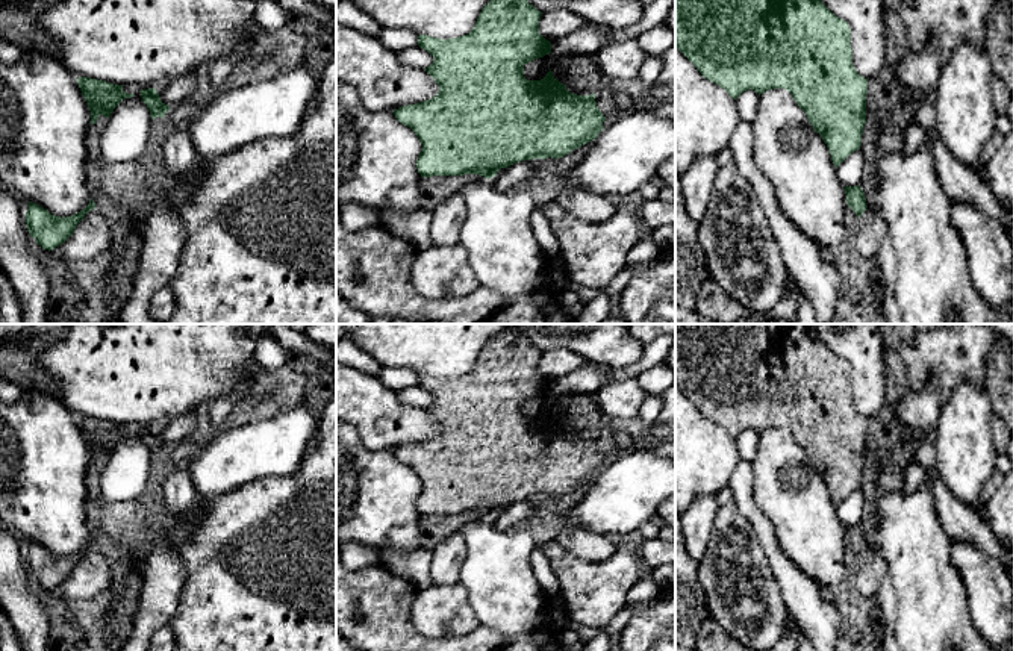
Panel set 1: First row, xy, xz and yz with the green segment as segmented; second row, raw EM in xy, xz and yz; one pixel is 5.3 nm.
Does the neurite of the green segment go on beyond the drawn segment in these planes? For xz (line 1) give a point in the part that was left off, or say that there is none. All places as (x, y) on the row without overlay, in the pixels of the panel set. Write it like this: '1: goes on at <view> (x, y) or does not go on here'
1: does not go on here

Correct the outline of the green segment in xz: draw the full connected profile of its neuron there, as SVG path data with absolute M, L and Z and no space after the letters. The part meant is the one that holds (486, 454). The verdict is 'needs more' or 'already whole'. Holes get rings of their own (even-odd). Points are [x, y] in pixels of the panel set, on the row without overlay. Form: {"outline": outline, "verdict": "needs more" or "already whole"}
{"outline": "M510 329L485 344L468 374L450 378L418 374L418 385L435 397L425 410L439 424L439 431L430 439L401 445L394 454L410 466L422 483L416 500L421 516L478 513L492 518L501 507L516 501L559 498L598 477L606 456L597 445L595 431L591 435L569 431L551 409L541 419L524 416L525 403L551 392L551 382L539 372L541 354L542 351L524 335Z", "verdict": "already whole"}

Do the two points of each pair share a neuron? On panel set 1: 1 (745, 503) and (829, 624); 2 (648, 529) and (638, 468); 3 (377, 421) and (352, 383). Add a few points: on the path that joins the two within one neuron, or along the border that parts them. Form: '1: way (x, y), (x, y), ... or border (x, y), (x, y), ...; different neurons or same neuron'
1: way (765, 533), (779, 563), (800, 594); same neuron
2: border (648, 520), (636, 529); different neurons
3: way (374, 412), (355, 392); same neuron

